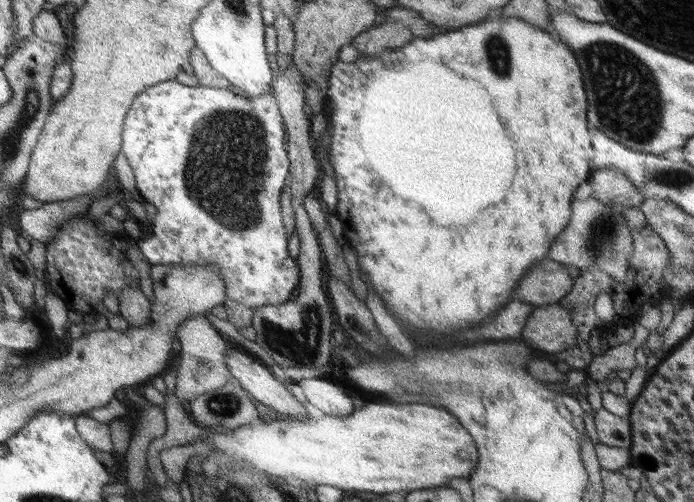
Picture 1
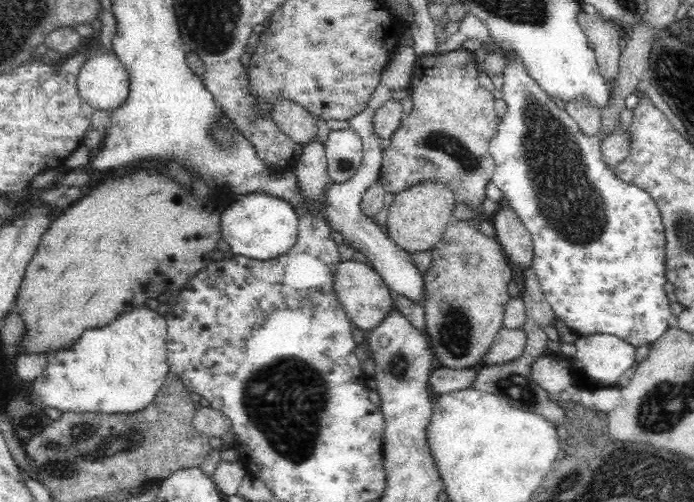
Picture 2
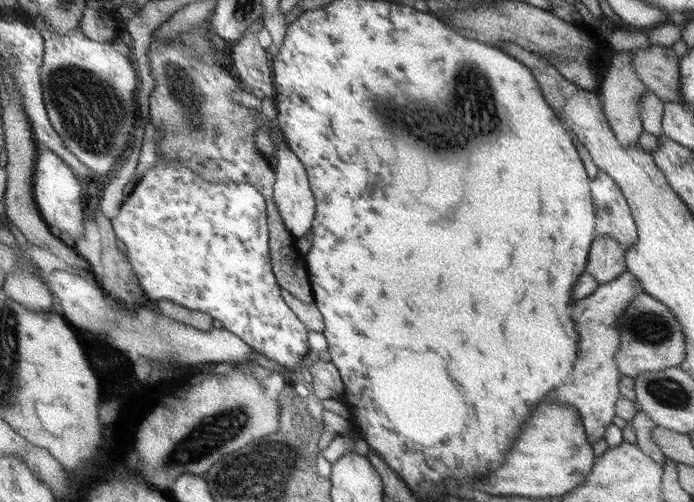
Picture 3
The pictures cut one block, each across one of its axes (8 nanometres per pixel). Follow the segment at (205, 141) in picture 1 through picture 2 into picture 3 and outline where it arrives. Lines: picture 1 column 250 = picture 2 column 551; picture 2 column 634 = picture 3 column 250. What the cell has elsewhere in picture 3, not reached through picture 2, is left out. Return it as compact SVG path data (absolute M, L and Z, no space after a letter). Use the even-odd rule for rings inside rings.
M156 157L155 164L151 169L147 170L142 176L142 179L137 182L129 196L124 200L120 206L120 211L115 218L110 220L115 237L125 245L126 256L129 264L138 280L143 296L148 300L169 300L173 304L179 304L187 310L195 310L208 314L212 320L219 320L222 327L229 332L234 333L239 337L239 340L245 341L250 348L253 348L257 353L263 354L265 358L277 362L280 366L291 369L301 362L305 352L307 352L307 338L305 338L305 328L299 322L299 319L289 310L287 305L283 303L283 299L279 297L281 290L277 279L274 276L273 268L271 266L270 252L269 252L269 226L267 225L269 218L266 216L265 198L258 189L253 188L245 182L228 182L227 184L213 183L203 180L201 176L191 168L186 168L185 164L175 164L170 160L162 160Z

